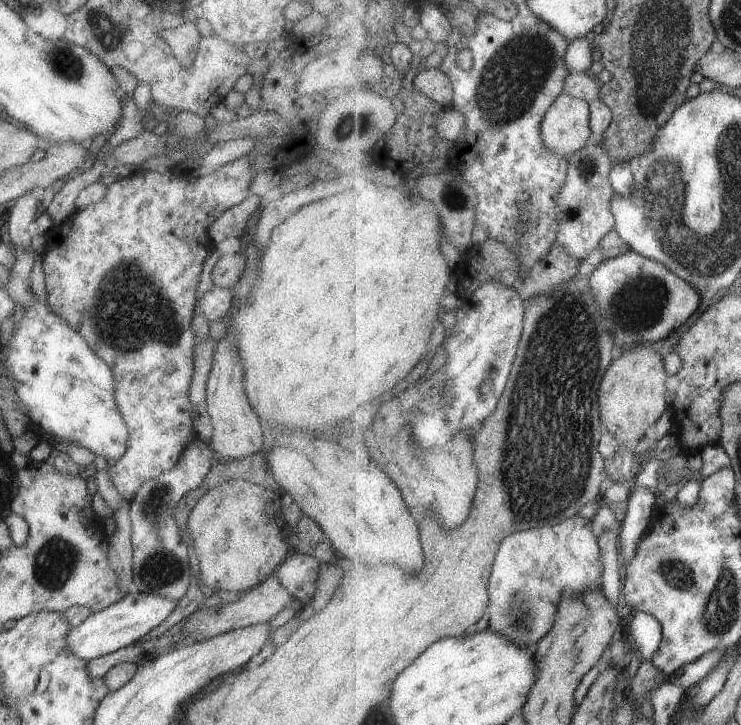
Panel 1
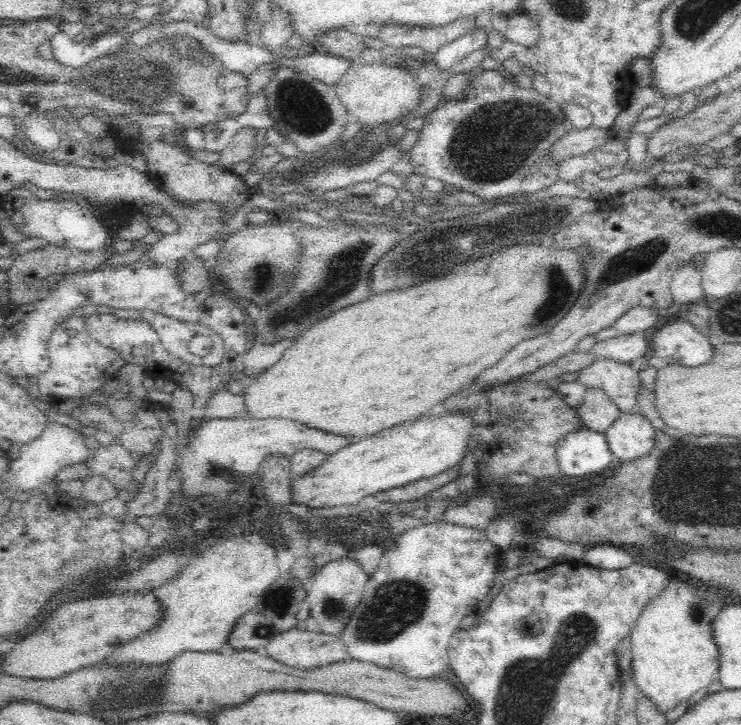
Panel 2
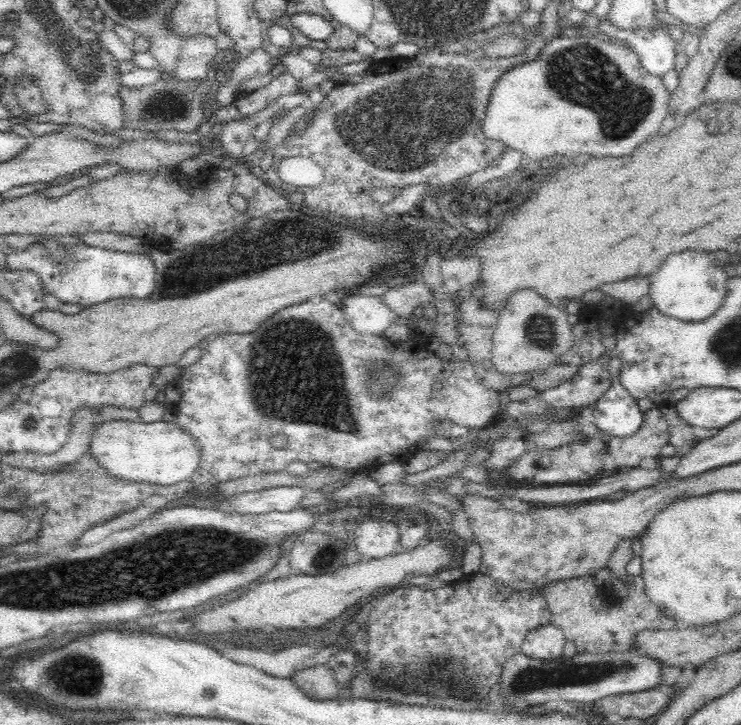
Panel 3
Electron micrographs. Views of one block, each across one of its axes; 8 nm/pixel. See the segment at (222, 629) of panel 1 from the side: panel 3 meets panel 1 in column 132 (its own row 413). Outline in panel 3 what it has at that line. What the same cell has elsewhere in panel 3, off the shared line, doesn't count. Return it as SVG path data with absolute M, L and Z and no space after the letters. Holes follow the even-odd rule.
M658 406L647 410L643 414L643 421L640 428L632 435L624 438L610 436L608 438L608 452L618 469L634 469L639 466L645 458L660 459L661 448L669 444L668 422Z

